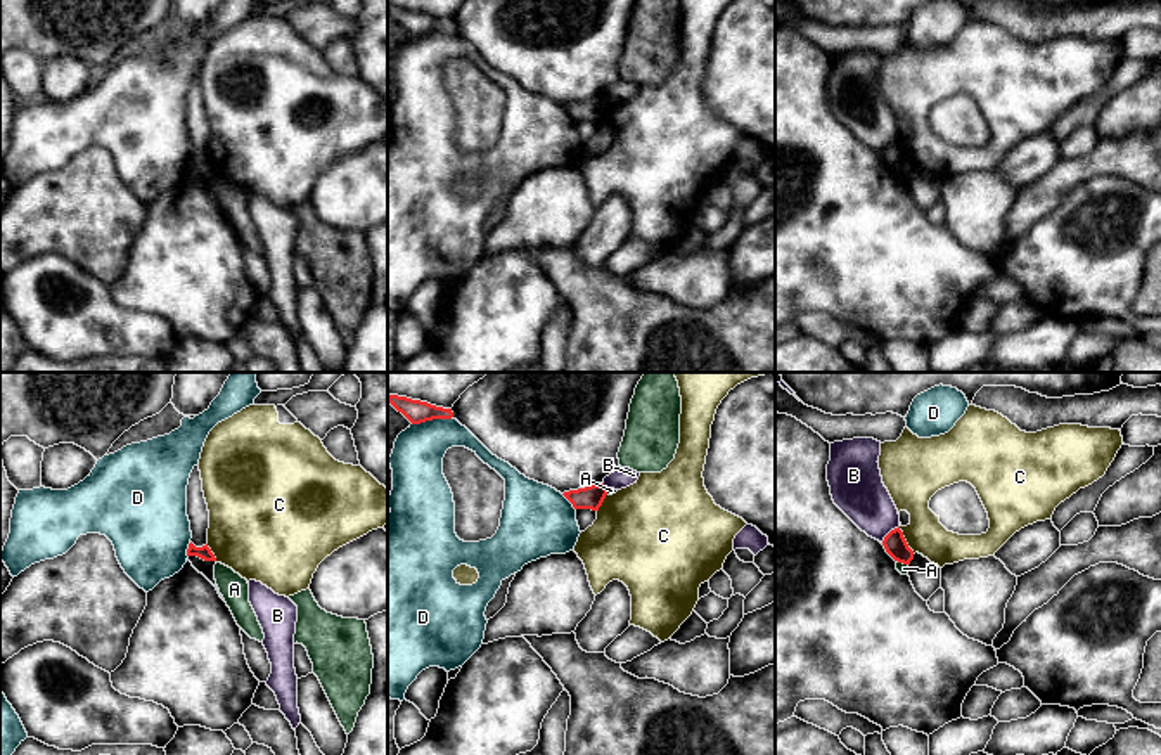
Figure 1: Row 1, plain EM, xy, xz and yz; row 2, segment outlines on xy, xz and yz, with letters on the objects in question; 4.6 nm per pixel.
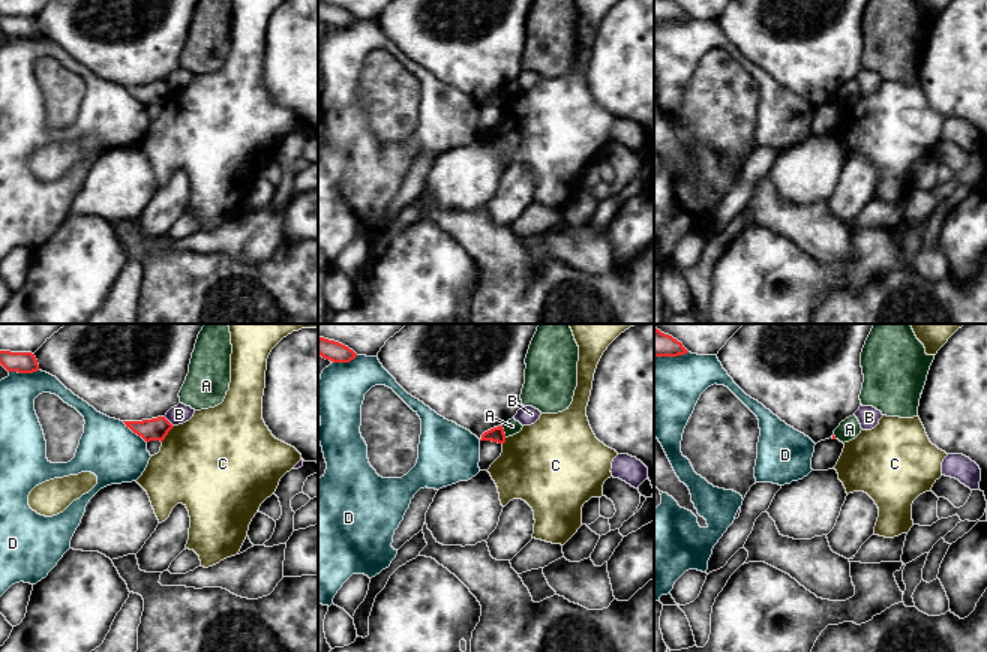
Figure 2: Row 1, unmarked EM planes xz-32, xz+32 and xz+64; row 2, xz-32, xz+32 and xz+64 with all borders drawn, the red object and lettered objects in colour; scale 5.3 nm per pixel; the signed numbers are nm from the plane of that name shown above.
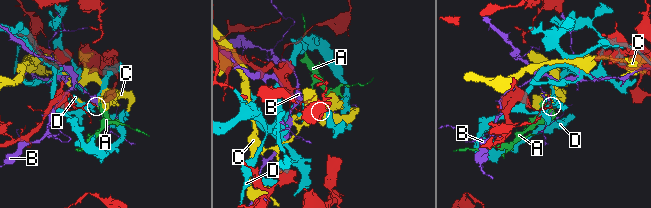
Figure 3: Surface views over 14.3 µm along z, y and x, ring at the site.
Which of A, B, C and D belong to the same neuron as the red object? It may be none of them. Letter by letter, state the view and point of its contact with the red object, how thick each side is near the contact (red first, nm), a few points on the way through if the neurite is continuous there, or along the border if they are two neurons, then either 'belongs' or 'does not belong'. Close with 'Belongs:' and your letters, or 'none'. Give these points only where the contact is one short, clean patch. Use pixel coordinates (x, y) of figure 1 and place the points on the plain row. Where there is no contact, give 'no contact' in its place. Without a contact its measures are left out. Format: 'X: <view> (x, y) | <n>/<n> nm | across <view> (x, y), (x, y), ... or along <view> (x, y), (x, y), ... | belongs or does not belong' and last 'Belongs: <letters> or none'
A: yz (902, 174) | 110/50 nm | along yz (897, 172), (907, 177) | does not belong
B: yz (888, 146) | 110/240 nm | does not belong
C: yz (905, 153) | 110/200 nm | does not belong
D: xz (431, 32) | 110/240 nm | does not belong
Belongs: none

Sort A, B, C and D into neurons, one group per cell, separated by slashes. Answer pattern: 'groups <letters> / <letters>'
groups A / B / C / D

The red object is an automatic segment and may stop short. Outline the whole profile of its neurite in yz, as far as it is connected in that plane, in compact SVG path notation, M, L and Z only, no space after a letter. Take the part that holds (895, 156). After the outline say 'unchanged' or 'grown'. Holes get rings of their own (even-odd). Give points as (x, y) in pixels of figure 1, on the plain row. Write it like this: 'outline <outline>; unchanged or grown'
outline M900 139L884 149L882 158L886 165L898 175L910 177L914 171L914 163L908 159Z; unchanged

